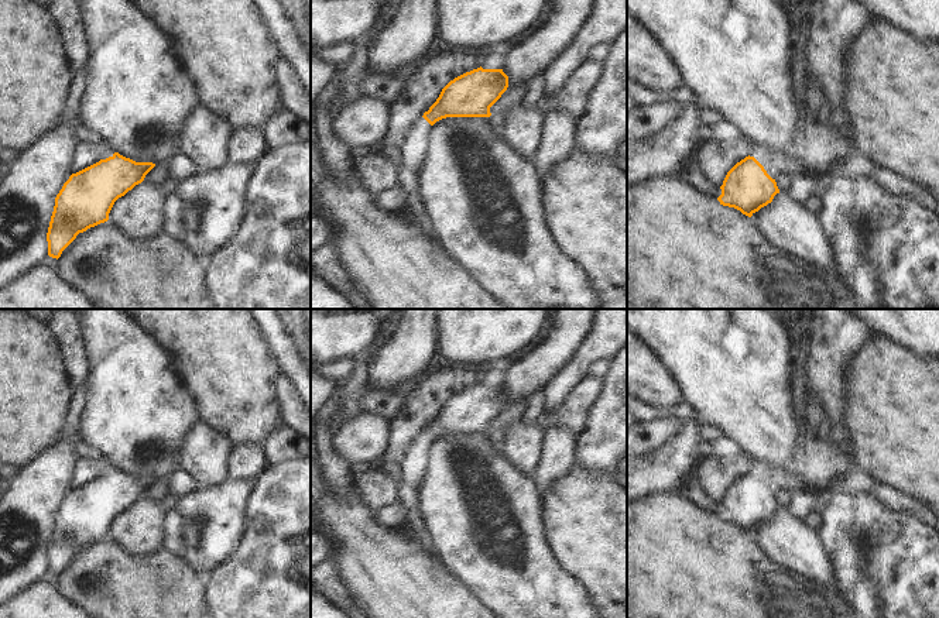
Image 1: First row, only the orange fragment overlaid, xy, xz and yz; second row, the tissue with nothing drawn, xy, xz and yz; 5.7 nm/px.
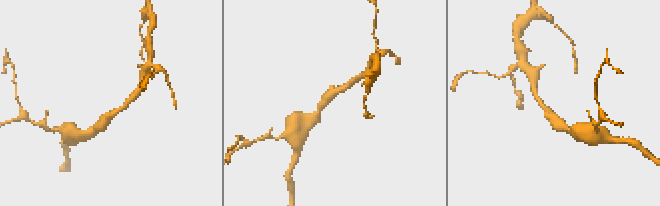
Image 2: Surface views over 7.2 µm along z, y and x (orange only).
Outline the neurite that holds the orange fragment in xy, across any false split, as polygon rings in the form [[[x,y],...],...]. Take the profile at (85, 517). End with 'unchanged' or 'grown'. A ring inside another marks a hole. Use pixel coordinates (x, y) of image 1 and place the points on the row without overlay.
[[[109,464],[99,478],[72,490],[55,514],[48,571],[58,576],[79,549],[107,538],[114,518],[141,499],[154,483]]]; grown

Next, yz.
[[[753,464],[748,473],[727,488],[717,516],[751,533],[779,509],[775,498],[778,491],[794,494],[798,487],[791,477],[772,473],[765,466]]]; grown

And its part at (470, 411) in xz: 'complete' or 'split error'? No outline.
split error

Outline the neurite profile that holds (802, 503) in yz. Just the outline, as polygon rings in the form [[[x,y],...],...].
[[[808,490],[796,491],[794,492],[794,497],[791,499],[791,504],[788,507],[789,512],[799,521],[803,522],[803,519],[815,511],[815,501],[818,498],[823,498],[825,501],[830,501],[835,491],[827,491],[825,494],[816,494]]]

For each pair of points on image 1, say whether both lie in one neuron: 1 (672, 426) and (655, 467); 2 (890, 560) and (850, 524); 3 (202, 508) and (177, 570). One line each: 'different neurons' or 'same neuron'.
1: different neurons
2: same neuron
3: different neurons

